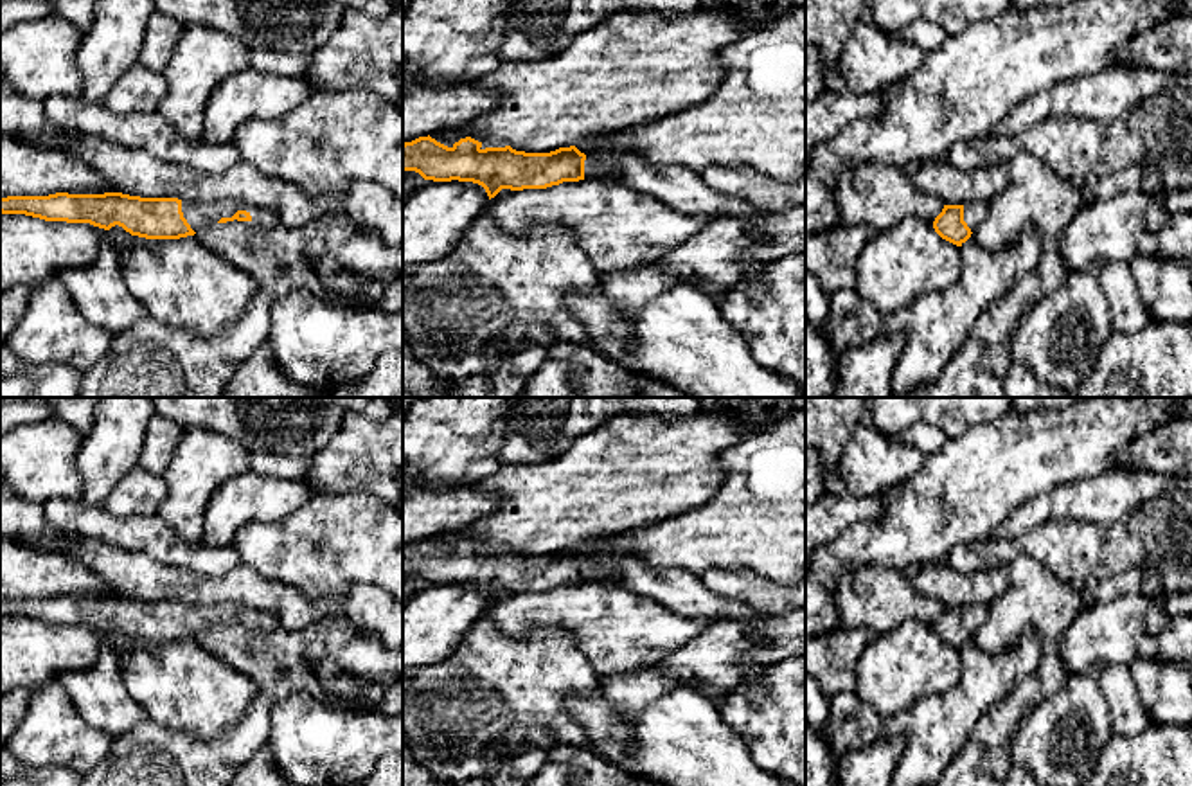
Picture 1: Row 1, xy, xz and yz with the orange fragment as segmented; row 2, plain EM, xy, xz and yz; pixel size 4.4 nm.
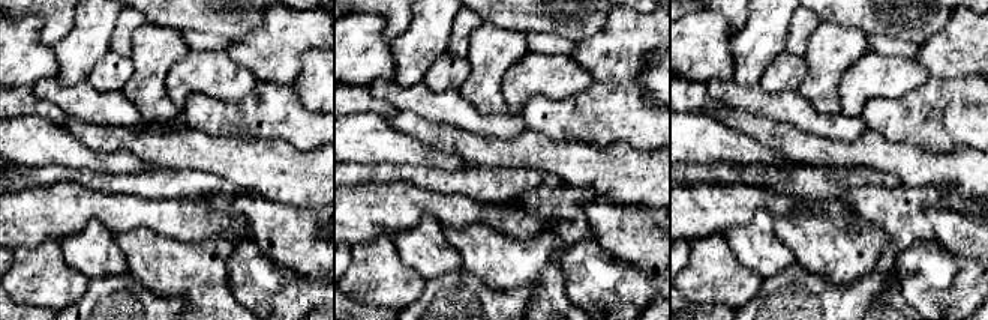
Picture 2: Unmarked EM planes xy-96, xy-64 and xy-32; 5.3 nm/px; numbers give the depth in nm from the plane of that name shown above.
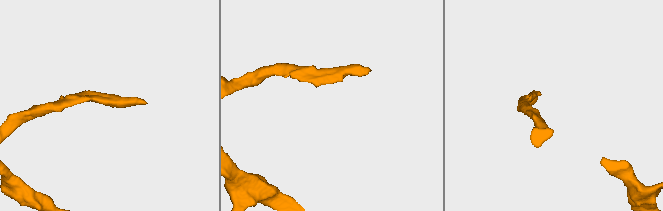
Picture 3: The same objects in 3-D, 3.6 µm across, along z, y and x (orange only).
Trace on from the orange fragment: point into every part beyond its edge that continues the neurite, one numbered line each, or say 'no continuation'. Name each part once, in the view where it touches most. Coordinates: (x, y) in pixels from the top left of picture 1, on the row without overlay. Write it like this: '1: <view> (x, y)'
1: xy (198, 619)

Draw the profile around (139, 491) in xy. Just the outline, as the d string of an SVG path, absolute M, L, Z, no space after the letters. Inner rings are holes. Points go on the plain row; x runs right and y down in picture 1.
M135 468L115 484L102 507L119 518L155 514L165 495L167 484L162 475Z

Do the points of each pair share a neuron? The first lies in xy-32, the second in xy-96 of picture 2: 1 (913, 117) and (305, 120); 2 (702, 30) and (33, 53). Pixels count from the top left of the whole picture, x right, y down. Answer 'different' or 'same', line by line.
1: same
2: same

